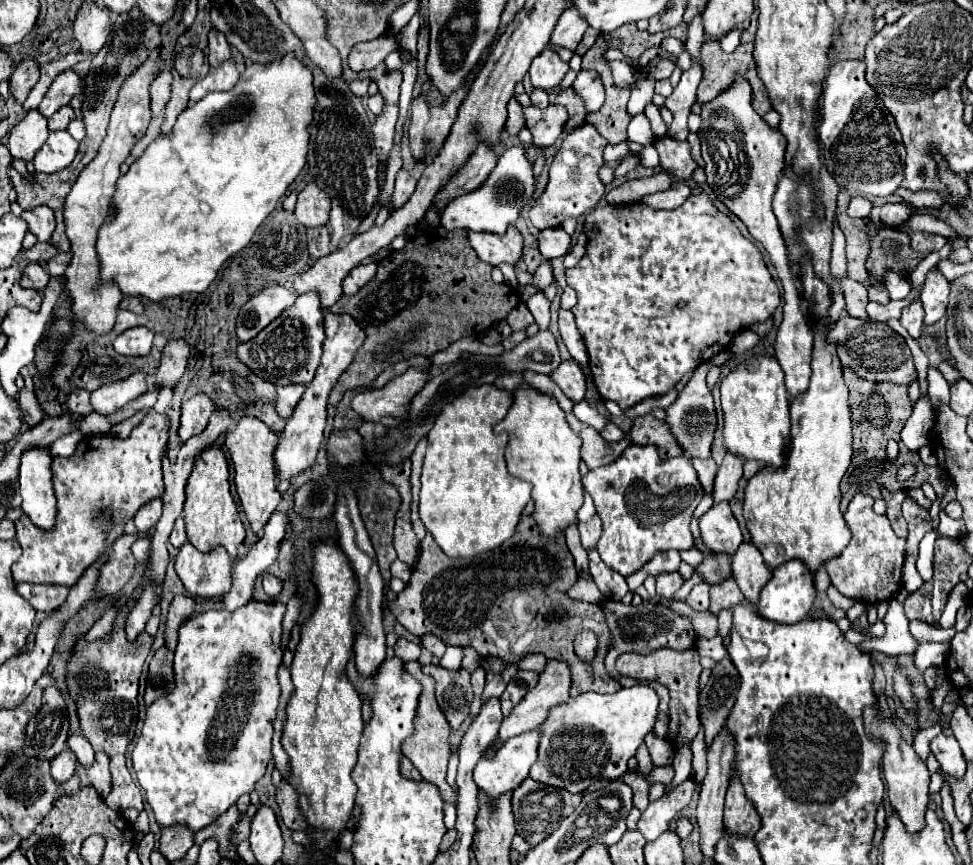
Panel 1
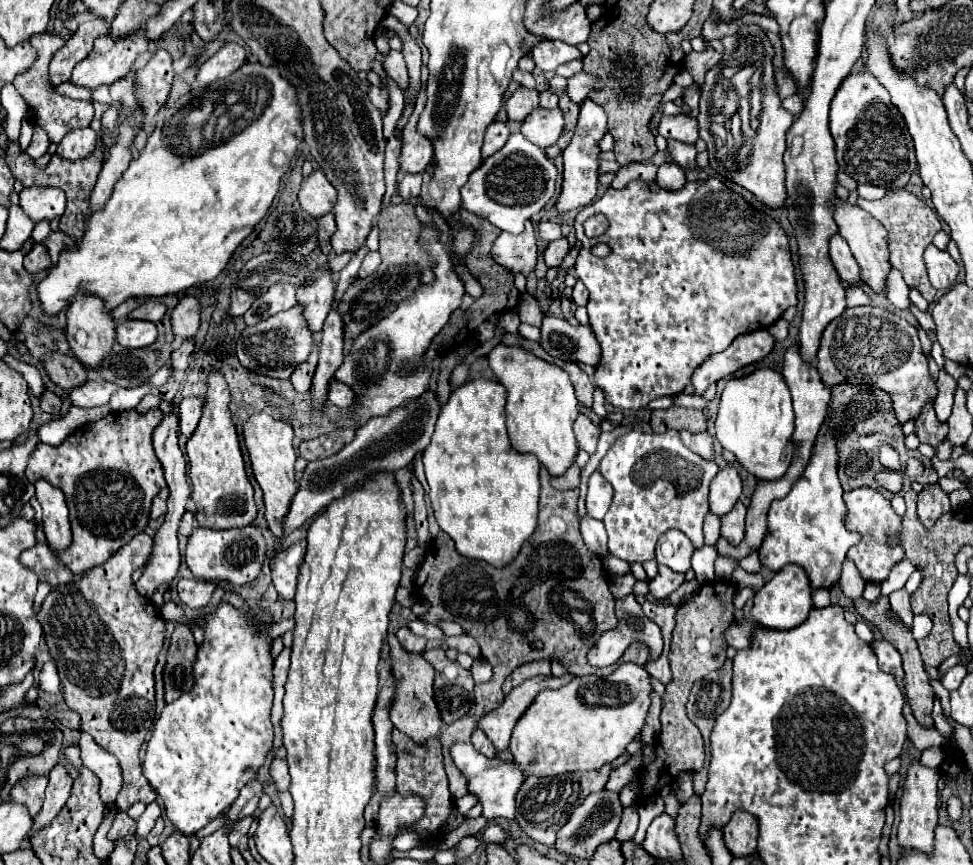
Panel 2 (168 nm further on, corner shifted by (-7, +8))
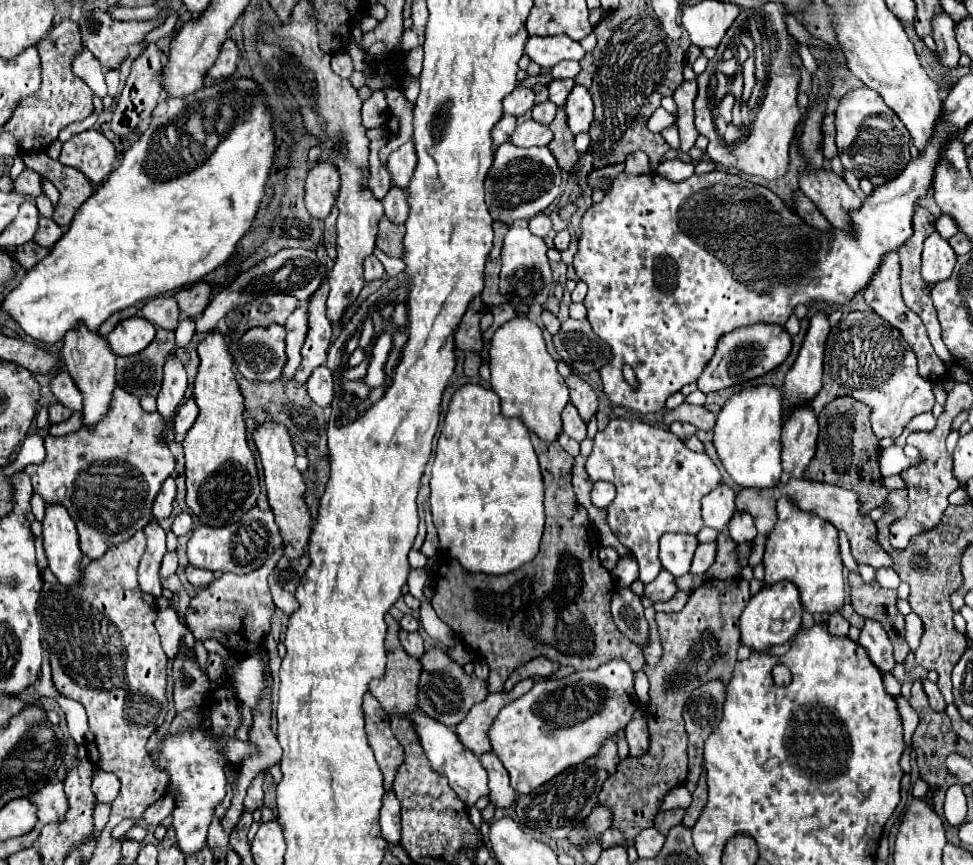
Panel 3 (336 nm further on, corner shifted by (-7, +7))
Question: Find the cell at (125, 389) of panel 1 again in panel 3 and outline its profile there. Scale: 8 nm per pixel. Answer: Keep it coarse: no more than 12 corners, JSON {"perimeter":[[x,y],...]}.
{"perimeter":[[61,369],[51,391],[73,411],[83,409],[83,397],[69,373]]}

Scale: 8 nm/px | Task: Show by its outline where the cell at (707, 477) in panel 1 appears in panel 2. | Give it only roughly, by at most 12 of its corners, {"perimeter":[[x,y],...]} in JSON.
{"perimeter":[[681,432],[689,450],[715,460],[715,440],[703,434]]}

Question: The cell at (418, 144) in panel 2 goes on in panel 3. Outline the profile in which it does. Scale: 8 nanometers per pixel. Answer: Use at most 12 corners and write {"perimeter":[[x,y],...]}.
{"perimeter":[[411,141],[393,151],[385,163],[391,185],[405,189],[417,155]]}

